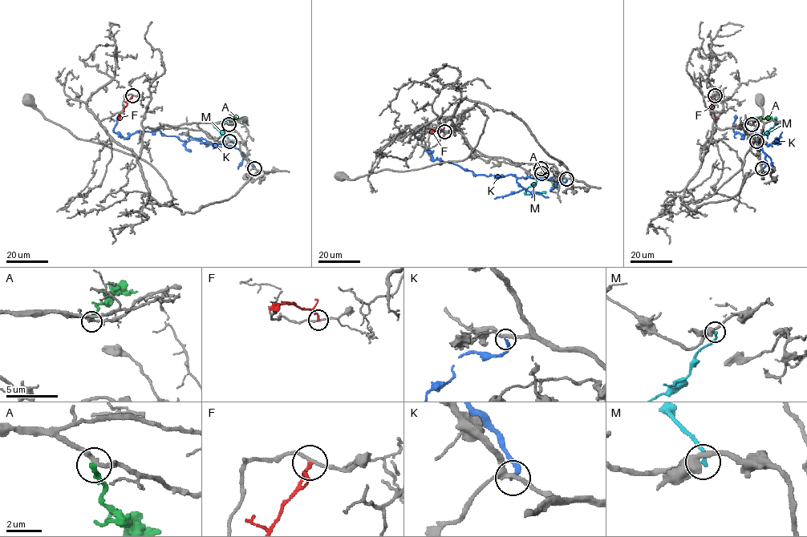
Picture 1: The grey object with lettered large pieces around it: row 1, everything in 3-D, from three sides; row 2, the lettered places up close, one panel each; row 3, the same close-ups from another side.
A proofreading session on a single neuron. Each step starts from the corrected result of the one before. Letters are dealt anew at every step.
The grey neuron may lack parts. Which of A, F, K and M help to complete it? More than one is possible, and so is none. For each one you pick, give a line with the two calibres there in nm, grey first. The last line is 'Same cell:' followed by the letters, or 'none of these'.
Same cell: none of these

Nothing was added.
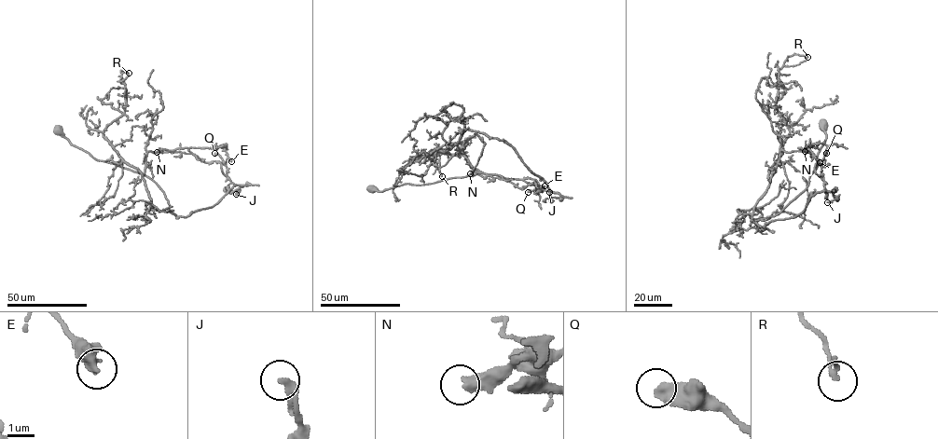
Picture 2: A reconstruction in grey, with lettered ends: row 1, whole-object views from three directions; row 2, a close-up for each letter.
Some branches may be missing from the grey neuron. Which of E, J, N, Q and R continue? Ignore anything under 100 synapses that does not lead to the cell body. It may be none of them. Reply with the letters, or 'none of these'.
none of these

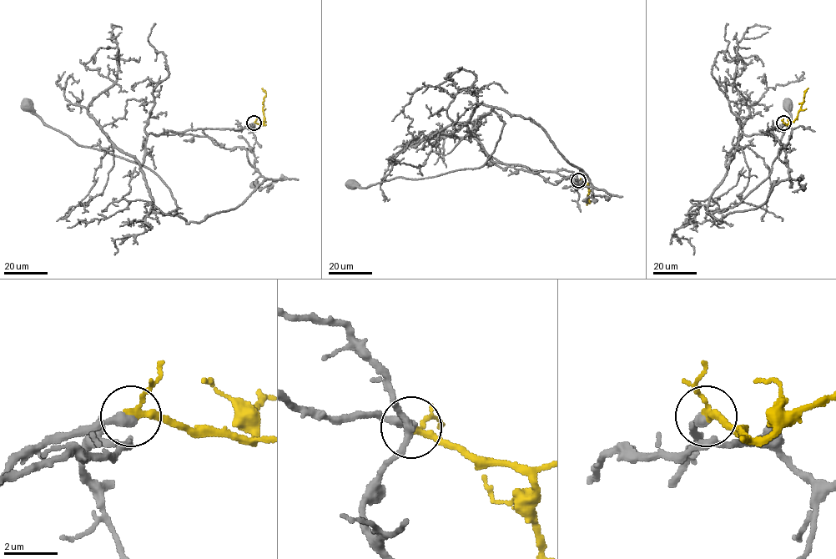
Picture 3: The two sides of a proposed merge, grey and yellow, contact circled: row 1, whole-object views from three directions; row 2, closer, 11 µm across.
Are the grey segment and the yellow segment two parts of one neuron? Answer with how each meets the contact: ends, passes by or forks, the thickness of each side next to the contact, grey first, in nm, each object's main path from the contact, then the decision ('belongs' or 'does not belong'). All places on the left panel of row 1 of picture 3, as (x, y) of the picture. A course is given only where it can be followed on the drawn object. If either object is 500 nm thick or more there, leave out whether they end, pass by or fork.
grey forks | yellow passes by | 220/240 nm | grey via (254, 123), (150, 133), (140, 170), (152, 208), (167, 214), (178, 208), (156, 173), (79, 146), (26, 106) | yellow via (254, 123), (264, 124), (264, 122), (263, 103), (266, 93), (262, 88) | belongs

